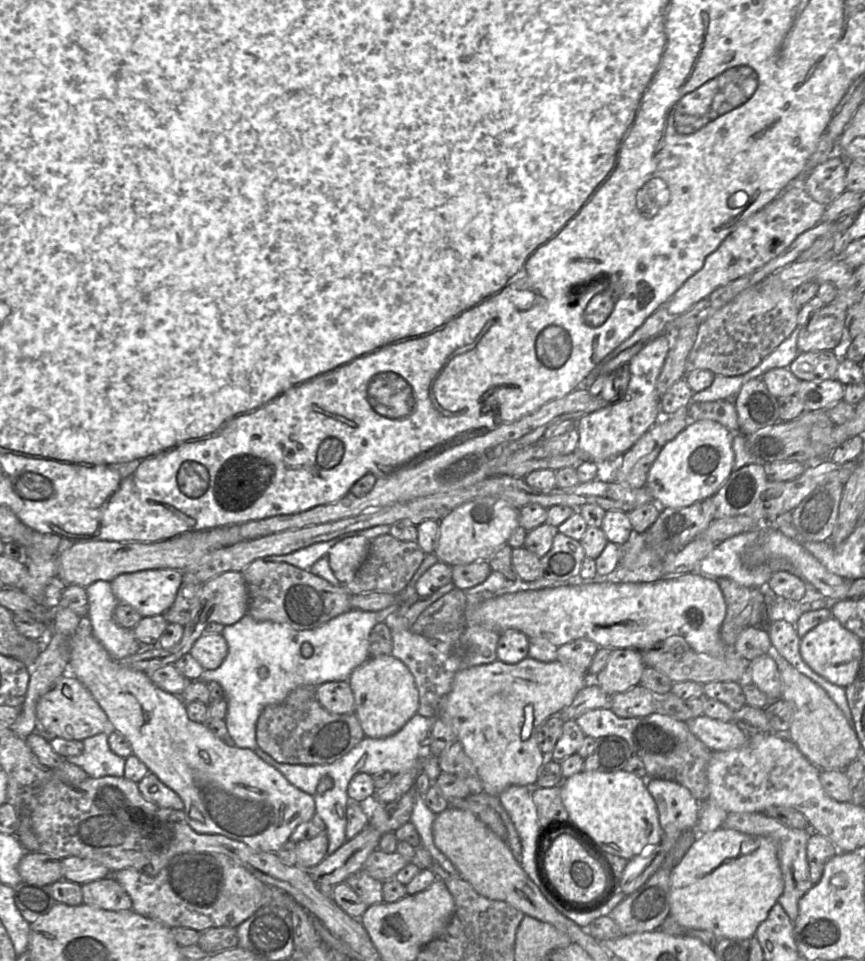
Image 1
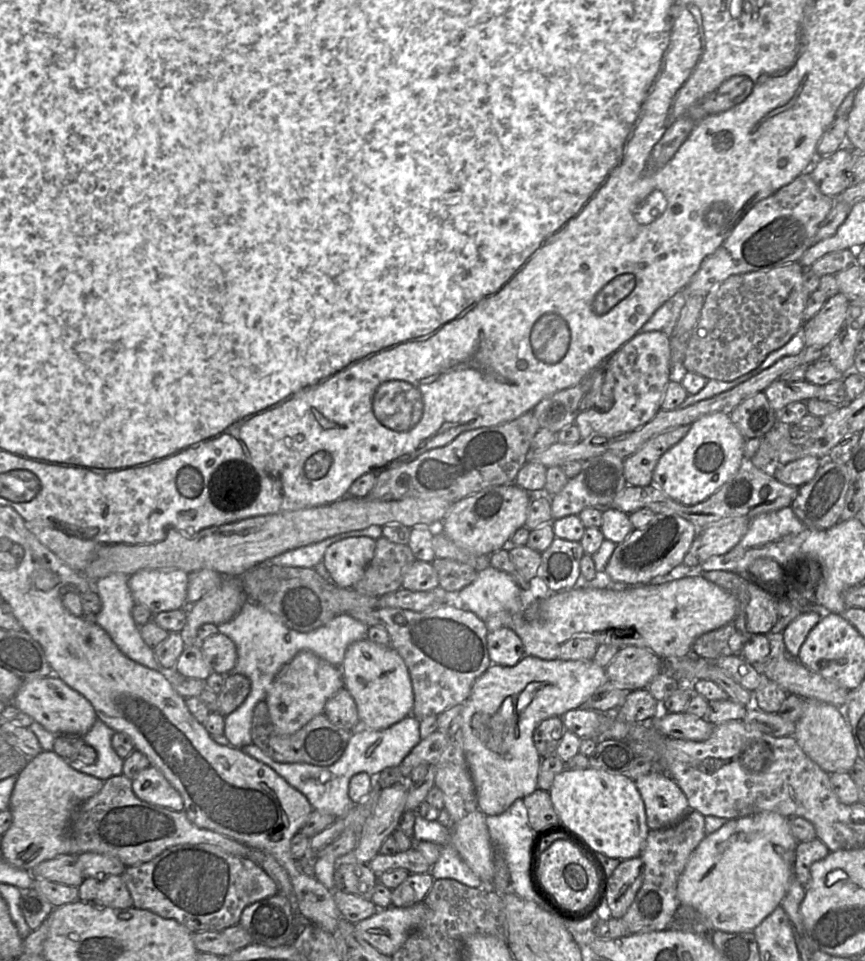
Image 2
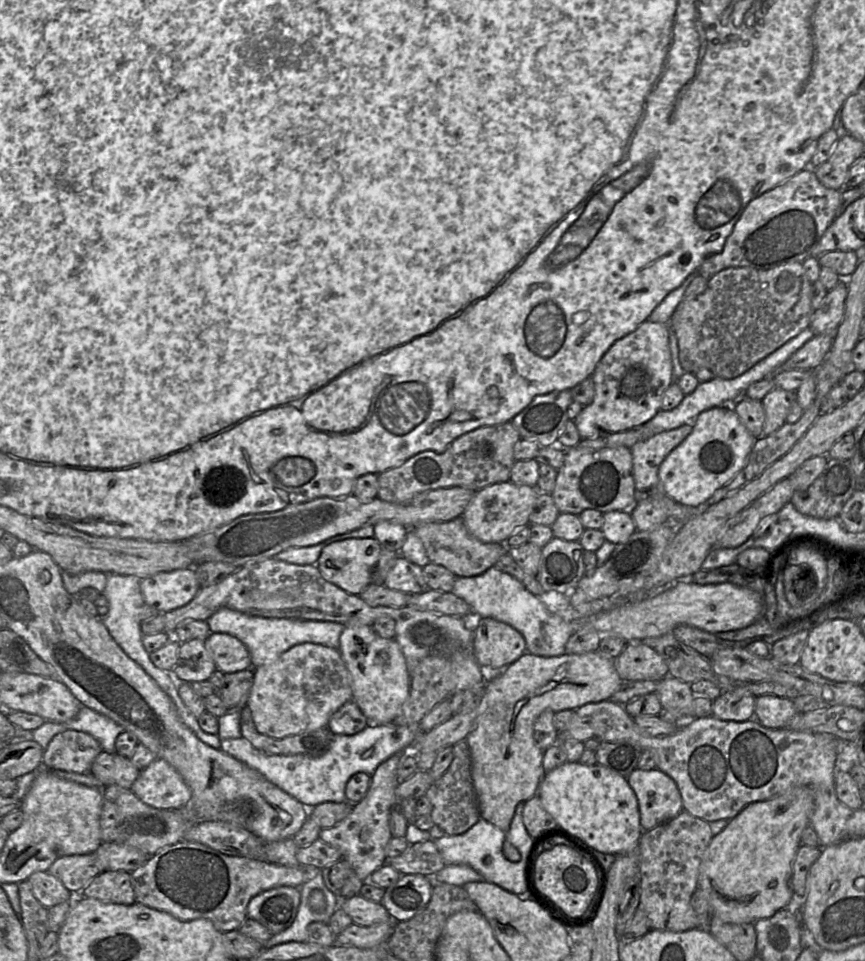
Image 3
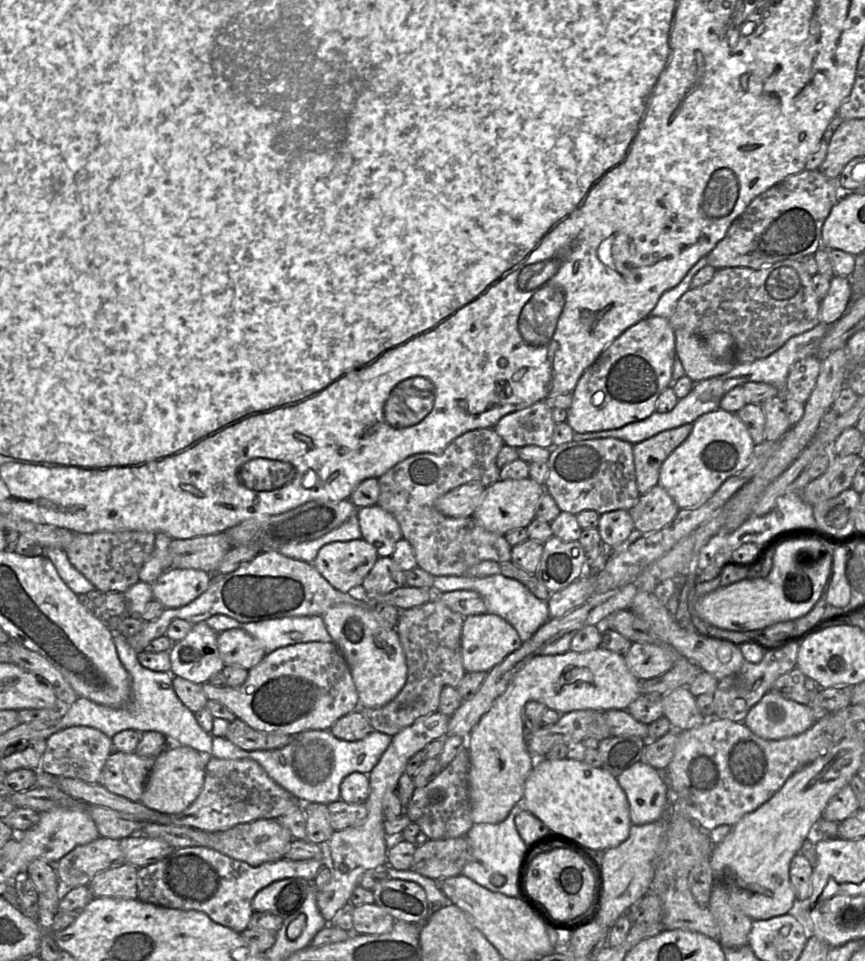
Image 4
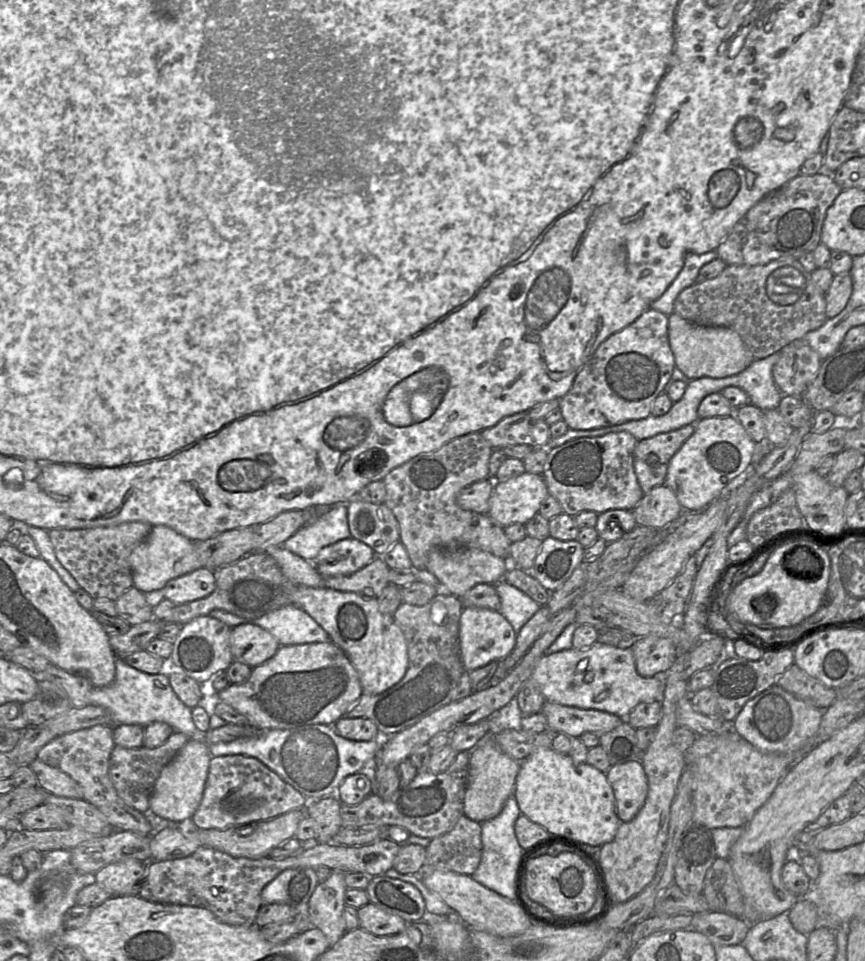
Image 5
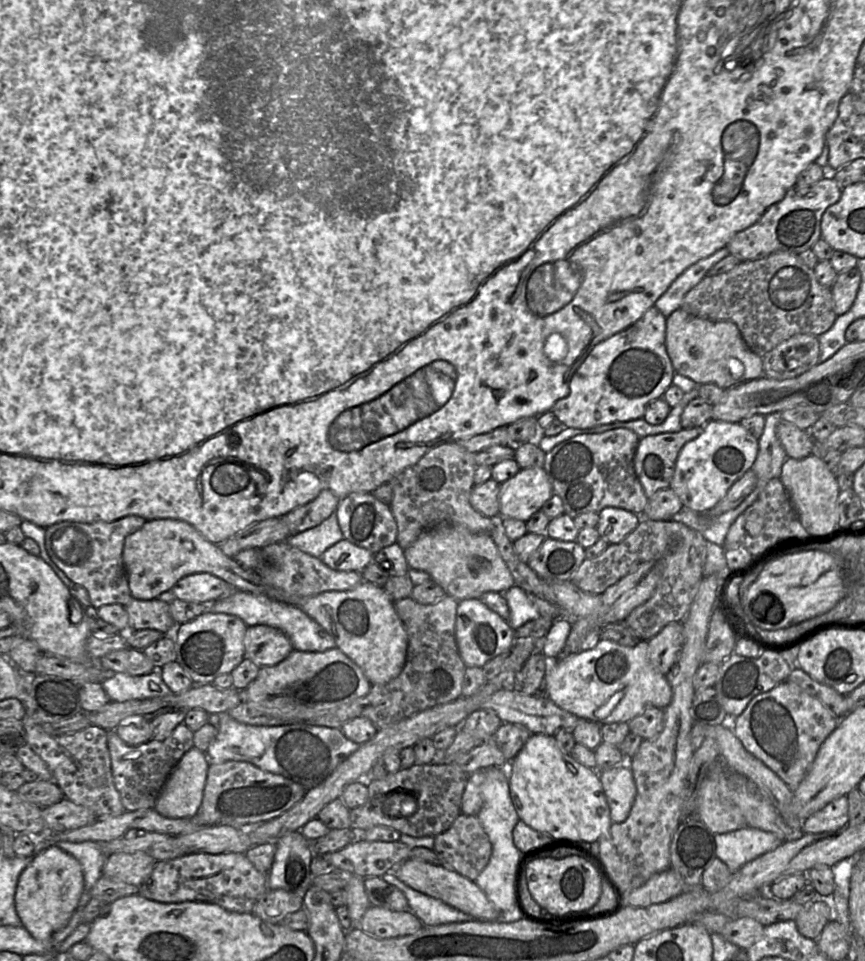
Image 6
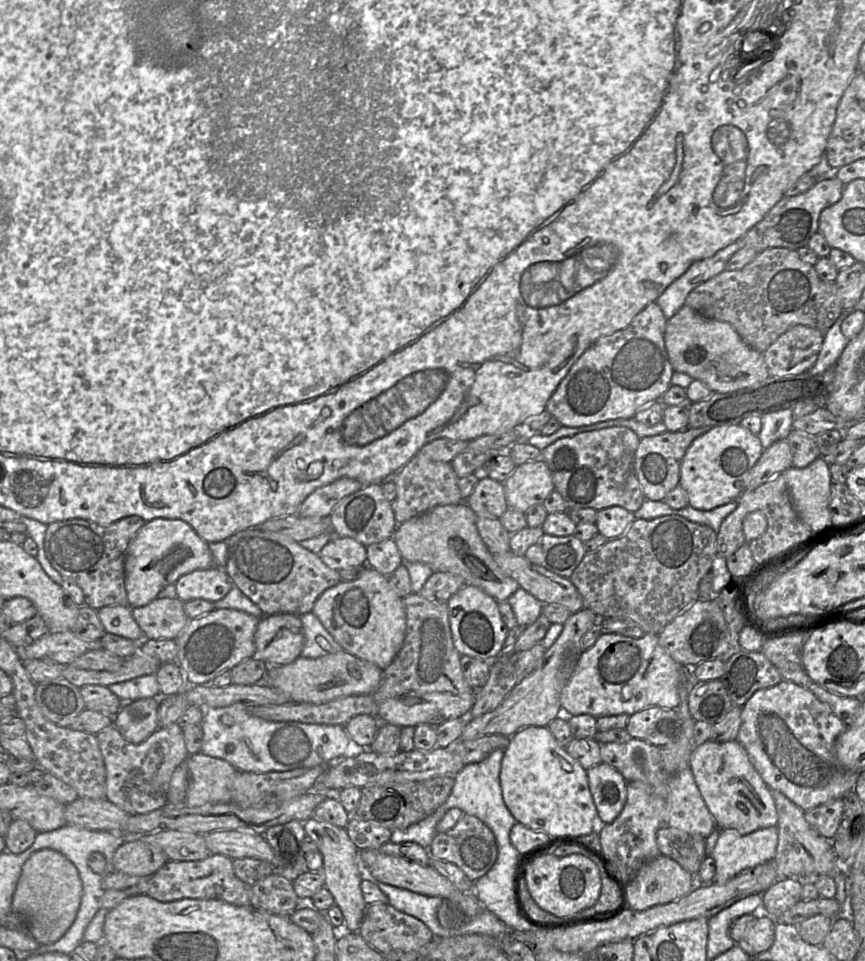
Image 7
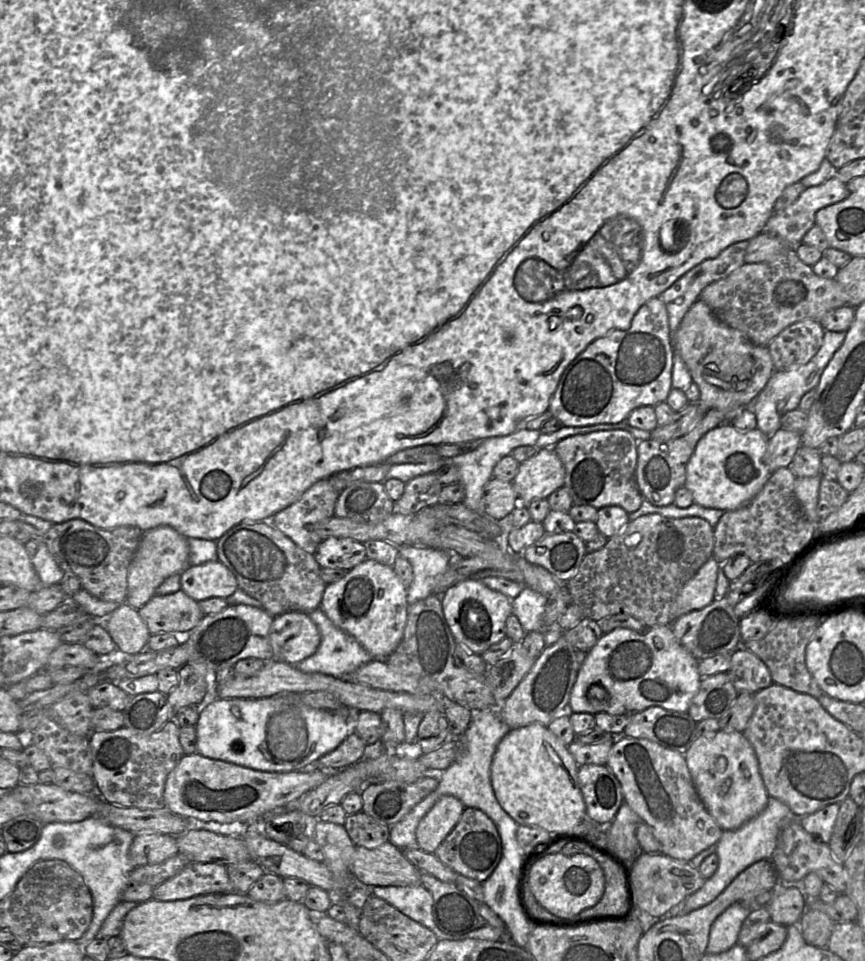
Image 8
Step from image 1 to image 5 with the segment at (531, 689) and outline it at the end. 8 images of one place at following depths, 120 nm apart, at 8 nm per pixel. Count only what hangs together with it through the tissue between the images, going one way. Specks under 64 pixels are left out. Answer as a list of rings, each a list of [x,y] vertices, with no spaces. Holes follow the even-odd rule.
[[[600,642],[589,648],[571,648],[553,654],[544,654],[532,672],[533,679],[545,699],[564,706],[594,709],[621,718],[640,703],[661,701],[664,691],[662,676],[642,677],[636,670],[633,651]],[[492,732],[485,734],[470,752],[463,814],[480,824],[498,816],[507,799],[514,795],[516,777],[521,766],[521,761],[501,752],[495,743],[495,735]]]

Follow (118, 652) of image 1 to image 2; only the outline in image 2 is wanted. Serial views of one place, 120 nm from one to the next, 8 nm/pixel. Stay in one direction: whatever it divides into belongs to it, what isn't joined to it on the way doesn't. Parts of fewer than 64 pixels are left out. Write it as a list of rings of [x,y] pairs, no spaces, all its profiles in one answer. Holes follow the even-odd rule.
[[[121,573],[110,574],[94,583],[94,590],[102,601],[102,610],[97,614],[96,623],[111,637],[120,651],[131,660],[152,670],[161,670],[160,664],[154,656],[154,649],[143,640],[140,627],[132,616],[132,609],[136,604],[128,586],[129,576]]]

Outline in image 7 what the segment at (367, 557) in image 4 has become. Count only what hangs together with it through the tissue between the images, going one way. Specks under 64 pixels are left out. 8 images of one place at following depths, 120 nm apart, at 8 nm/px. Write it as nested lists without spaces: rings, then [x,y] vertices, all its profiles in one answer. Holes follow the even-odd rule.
[[[334,537],[321,550],[319,557],[337,571],[367,565],[367,546],[350,537]]]

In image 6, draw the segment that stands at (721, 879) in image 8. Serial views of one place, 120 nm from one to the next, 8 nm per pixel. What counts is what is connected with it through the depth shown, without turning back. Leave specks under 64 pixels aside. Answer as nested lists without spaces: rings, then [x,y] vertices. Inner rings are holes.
[[[744,827],[714,834],[716,857],[733,873],[753,859],[774,850],[784,841],[772,832]]]

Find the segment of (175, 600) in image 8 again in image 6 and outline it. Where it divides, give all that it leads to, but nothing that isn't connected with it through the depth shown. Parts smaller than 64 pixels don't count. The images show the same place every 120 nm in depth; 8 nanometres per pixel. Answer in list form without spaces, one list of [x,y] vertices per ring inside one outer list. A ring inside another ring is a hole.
[[[132,599],[124,606],[130,619],[130,630],[154,629],[172,635],[176,628],[170,605],[158,599]]]

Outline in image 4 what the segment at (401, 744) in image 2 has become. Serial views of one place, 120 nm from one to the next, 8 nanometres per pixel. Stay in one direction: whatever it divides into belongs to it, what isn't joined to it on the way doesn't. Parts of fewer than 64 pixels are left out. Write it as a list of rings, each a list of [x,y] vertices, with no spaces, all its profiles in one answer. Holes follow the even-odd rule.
[[[308,730],[294,735],[289,744],[281,749],[255,751],[243,750],[225,737],[213,737],[210,757],[225,760],[254,760],[263,767],[274,782],[297,797],[303,804],[321,803],[328,805],[340,800],[340,785],[345,777],[354,772],[369,775],[390,745],[392,737],[393,736],[373,730],[362,740],[345,741],[336,738],[330,730]]]

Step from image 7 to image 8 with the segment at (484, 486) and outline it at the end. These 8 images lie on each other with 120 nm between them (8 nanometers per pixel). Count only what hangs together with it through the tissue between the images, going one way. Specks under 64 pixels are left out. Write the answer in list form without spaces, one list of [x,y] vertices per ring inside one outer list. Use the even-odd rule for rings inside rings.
[[[492,477],[484,487],[484,515],[499,521],[506,518],[519,504],[519,498],[510,481]]]

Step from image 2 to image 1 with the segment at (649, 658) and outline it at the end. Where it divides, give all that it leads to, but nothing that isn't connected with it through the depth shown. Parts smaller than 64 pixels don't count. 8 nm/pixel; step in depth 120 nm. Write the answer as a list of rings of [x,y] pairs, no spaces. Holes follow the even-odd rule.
[[[614,649],[604,668],[591,679],[594,679],[604,692],[614,695],[638,685],[645,667],[641,651]]]

